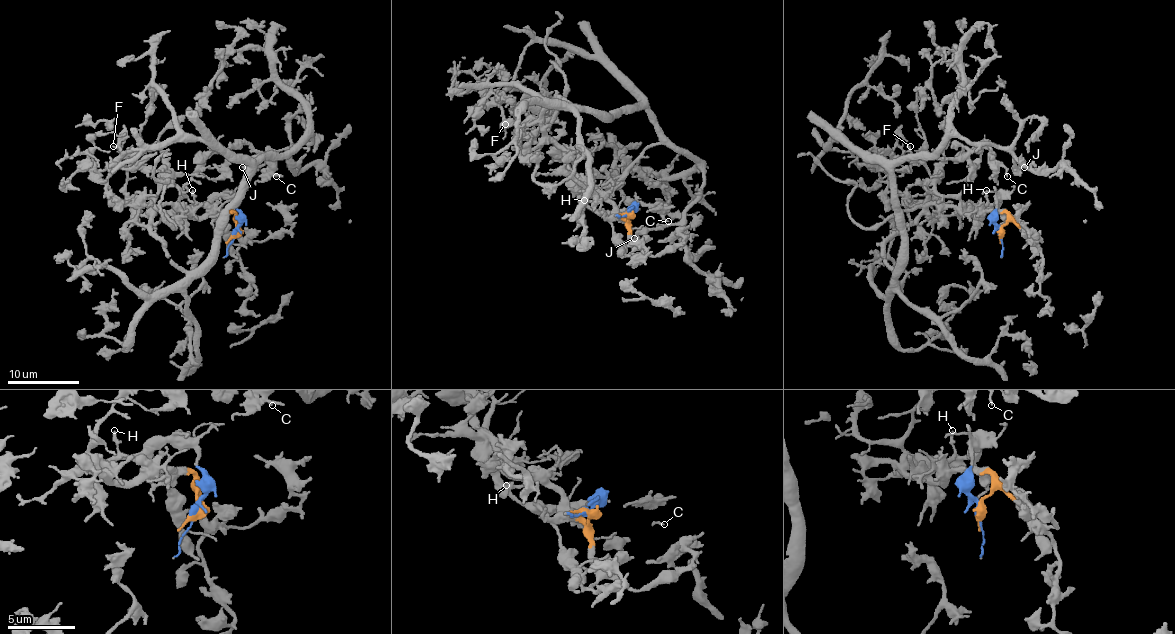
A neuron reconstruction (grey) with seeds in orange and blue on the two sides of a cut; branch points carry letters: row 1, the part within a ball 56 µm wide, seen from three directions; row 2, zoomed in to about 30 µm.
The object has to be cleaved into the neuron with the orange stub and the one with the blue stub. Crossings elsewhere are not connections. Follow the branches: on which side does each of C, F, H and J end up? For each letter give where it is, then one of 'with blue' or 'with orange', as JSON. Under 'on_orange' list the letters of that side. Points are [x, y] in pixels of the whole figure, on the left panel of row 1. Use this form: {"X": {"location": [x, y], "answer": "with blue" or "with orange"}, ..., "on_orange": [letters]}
{"C": {"location": [276, 176], "answer": "with orange"}, "F": {"location": [113, 146], "answer": "with blue"}, "H": {"location": [192, 190], "answer": "with blue"}, "J": {"location": [242, 167], "answer": "with orange"}, "on_orange": ["C", "J"]}

